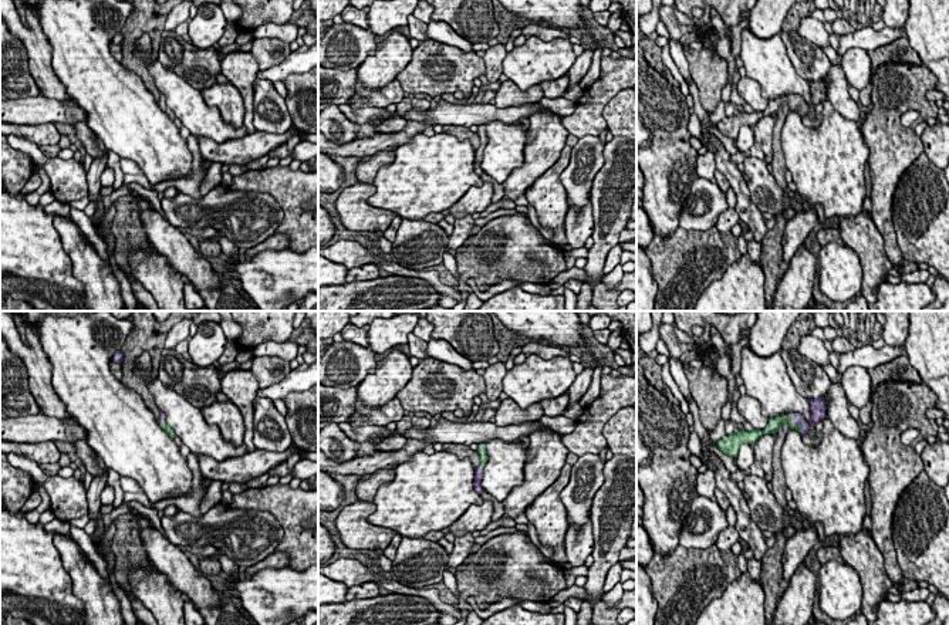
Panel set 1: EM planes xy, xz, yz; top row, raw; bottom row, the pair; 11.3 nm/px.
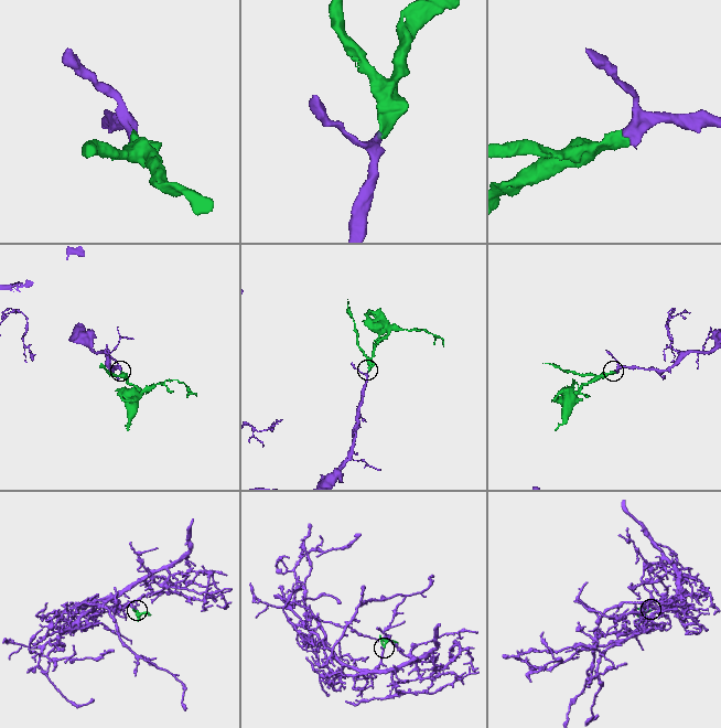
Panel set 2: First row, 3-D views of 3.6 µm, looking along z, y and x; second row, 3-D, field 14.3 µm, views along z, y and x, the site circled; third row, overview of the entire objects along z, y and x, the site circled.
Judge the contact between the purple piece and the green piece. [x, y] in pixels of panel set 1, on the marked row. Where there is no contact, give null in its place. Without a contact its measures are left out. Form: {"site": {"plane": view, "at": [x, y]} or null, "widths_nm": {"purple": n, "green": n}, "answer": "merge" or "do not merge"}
{"site": {"plane": "yz", "at": [797, 422]}, "widths_nm": {"purple": 130, "green": 100}, "answer": "merge"}

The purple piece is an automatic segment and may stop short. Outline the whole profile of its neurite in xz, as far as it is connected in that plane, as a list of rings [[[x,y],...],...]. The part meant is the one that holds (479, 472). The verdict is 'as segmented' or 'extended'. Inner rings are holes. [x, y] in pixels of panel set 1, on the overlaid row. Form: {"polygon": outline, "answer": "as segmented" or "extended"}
{"polygon": [[[480,443],[479,445],[479,449],[477,449],[479,455],[480,455],[480,464],[474,469],[476,473],[474,473],[474,482],[473,482],[473,486],[474,486],[474,490],[482,494],[484,490],[482,489],[480,486],[480,482],[483,479],[483,469],[487,463],[487,453],[486,453],[486,446],[484,443]]], "answer": "extended"}

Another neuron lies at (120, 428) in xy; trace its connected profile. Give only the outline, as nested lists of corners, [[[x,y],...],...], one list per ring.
[[[14,311],[14,322],[23,341],[27,327],[40,338],[53,366],[51,384],[57,395],[65,403],[67,413],[84,428],[85,443],[101,457],[107,469],[134,479],[152,504],[190,491],[193,473],[179,446],[159,426],[142,398],[111,372],[111,361],[125,345],[134,328],[132,321],[118,320],[108,311],[95,311],[77,317],[44,315],[31,325],[27,311]]]

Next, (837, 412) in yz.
[[[831,382],[828,391],[823,396],[827,405],[824,416],[833,423],[834,429],[845,438],[857,440],[861,436],[861,428],[850,415],[850,403],[842,386],[837,382]]]

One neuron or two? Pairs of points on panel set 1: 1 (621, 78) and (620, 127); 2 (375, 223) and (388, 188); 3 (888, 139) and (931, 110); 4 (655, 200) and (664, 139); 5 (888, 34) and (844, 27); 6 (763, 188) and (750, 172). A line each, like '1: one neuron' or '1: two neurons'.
1: two neurons
2: two neurons
3: one neuron
4: one neuron
5: two neurons
6: one neuron

